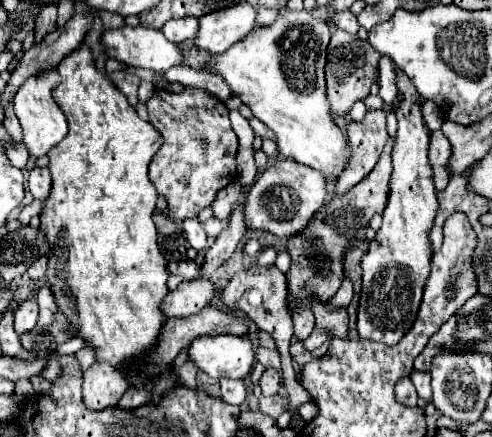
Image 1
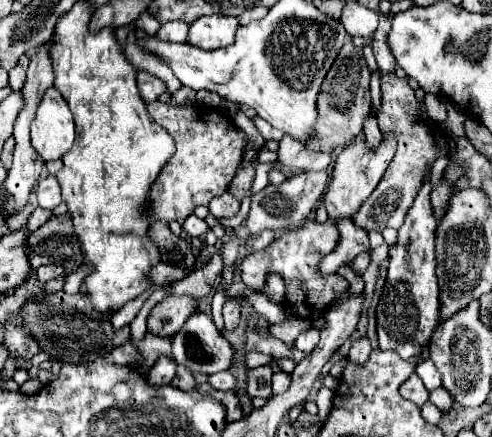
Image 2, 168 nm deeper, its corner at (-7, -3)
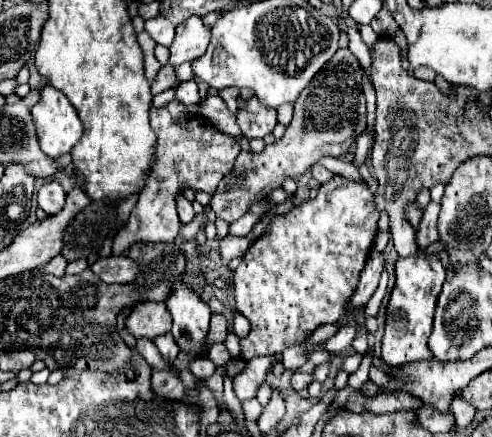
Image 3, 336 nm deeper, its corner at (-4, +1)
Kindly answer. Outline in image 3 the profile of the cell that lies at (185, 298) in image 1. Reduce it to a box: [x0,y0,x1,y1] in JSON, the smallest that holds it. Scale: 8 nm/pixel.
[126,301,172,339]

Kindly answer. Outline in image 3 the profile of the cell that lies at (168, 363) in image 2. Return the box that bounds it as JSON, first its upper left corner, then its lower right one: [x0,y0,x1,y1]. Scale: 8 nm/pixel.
[154,333,180,363]

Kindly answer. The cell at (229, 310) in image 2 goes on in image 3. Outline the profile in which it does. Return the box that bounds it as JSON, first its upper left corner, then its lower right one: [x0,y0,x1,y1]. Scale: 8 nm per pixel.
[208,313,228,345]

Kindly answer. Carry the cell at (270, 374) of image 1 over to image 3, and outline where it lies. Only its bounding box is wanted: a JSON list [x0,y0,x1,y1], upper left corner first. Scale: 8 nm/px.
[290,371,312,389]

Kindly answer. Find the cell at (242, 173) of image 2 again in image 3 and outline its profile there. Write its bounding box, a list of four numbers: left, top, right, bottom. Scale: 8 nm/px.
[210,49,366,223]

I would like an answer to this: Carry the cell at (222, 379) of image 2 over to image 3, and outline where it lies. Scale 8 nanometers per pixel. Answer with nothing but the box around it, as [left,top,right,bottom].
[190,357,216,379]

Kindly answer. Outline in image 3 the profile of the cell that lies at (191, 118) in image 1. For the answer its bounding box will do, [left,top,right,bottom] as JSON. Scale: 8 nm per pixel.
[112,107,240,255]

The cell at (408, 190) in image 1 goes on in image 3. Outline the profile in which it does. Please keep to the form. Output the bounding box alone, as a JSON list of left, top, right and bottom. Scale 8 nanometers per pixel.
[382,249,446,367]

